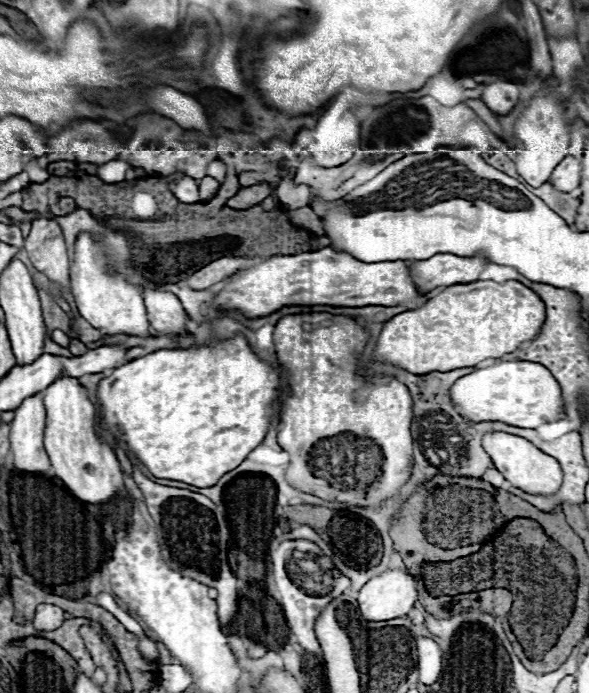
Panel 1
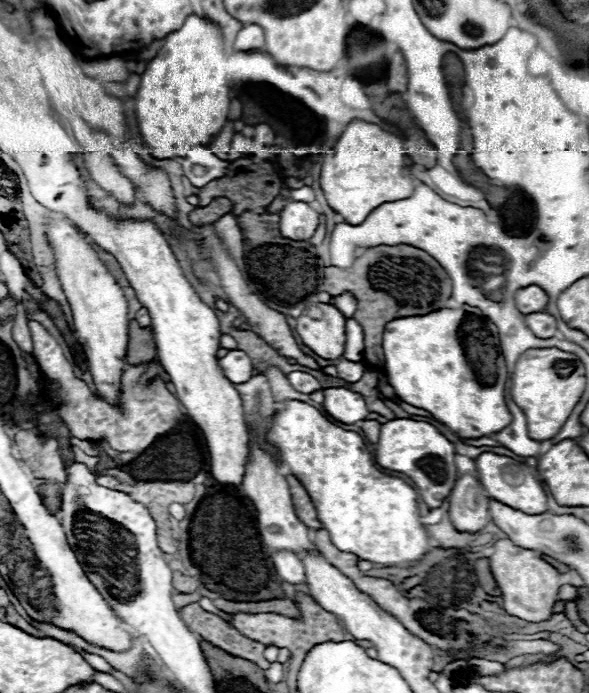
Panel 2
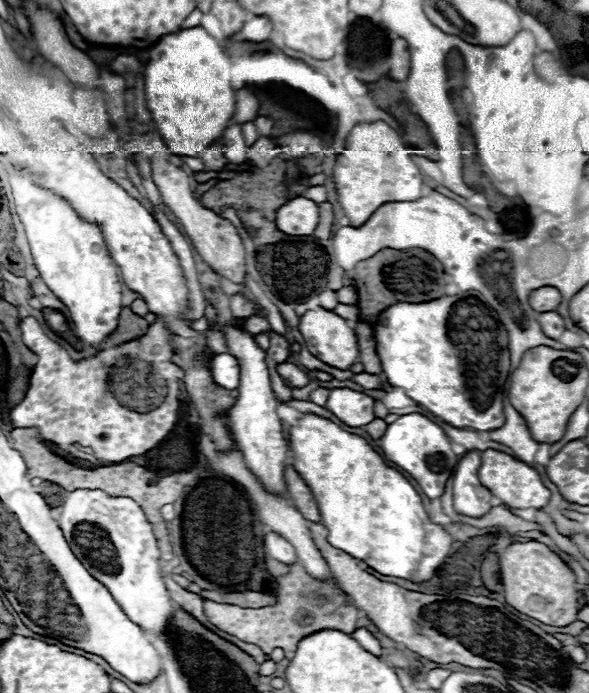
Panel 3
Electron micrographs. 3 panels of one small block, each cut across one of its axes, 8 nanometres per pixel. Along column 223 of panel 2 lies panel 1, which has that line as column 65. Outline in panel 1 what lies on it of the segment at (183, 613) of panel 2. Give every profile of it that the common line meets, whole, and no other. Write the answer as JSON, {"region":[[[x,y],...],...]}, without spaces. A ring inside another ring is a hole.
{"region":[[[70,618],[70,620],[64,620],[60,628],[52,630],[52,632],[42,632],[44,638],[54,640],[66,652],[70,652],[70,656],[74,656],[74,660],[80,664],[80,670],[86,672],[86,676],[94,674],[94,662],[92,662],[90,654],[86,652],[84,642],[82,642],[78,630],[80,630],[80,626],[90,624],[90,622],[92,620],[88,620],[88,618]]]}

